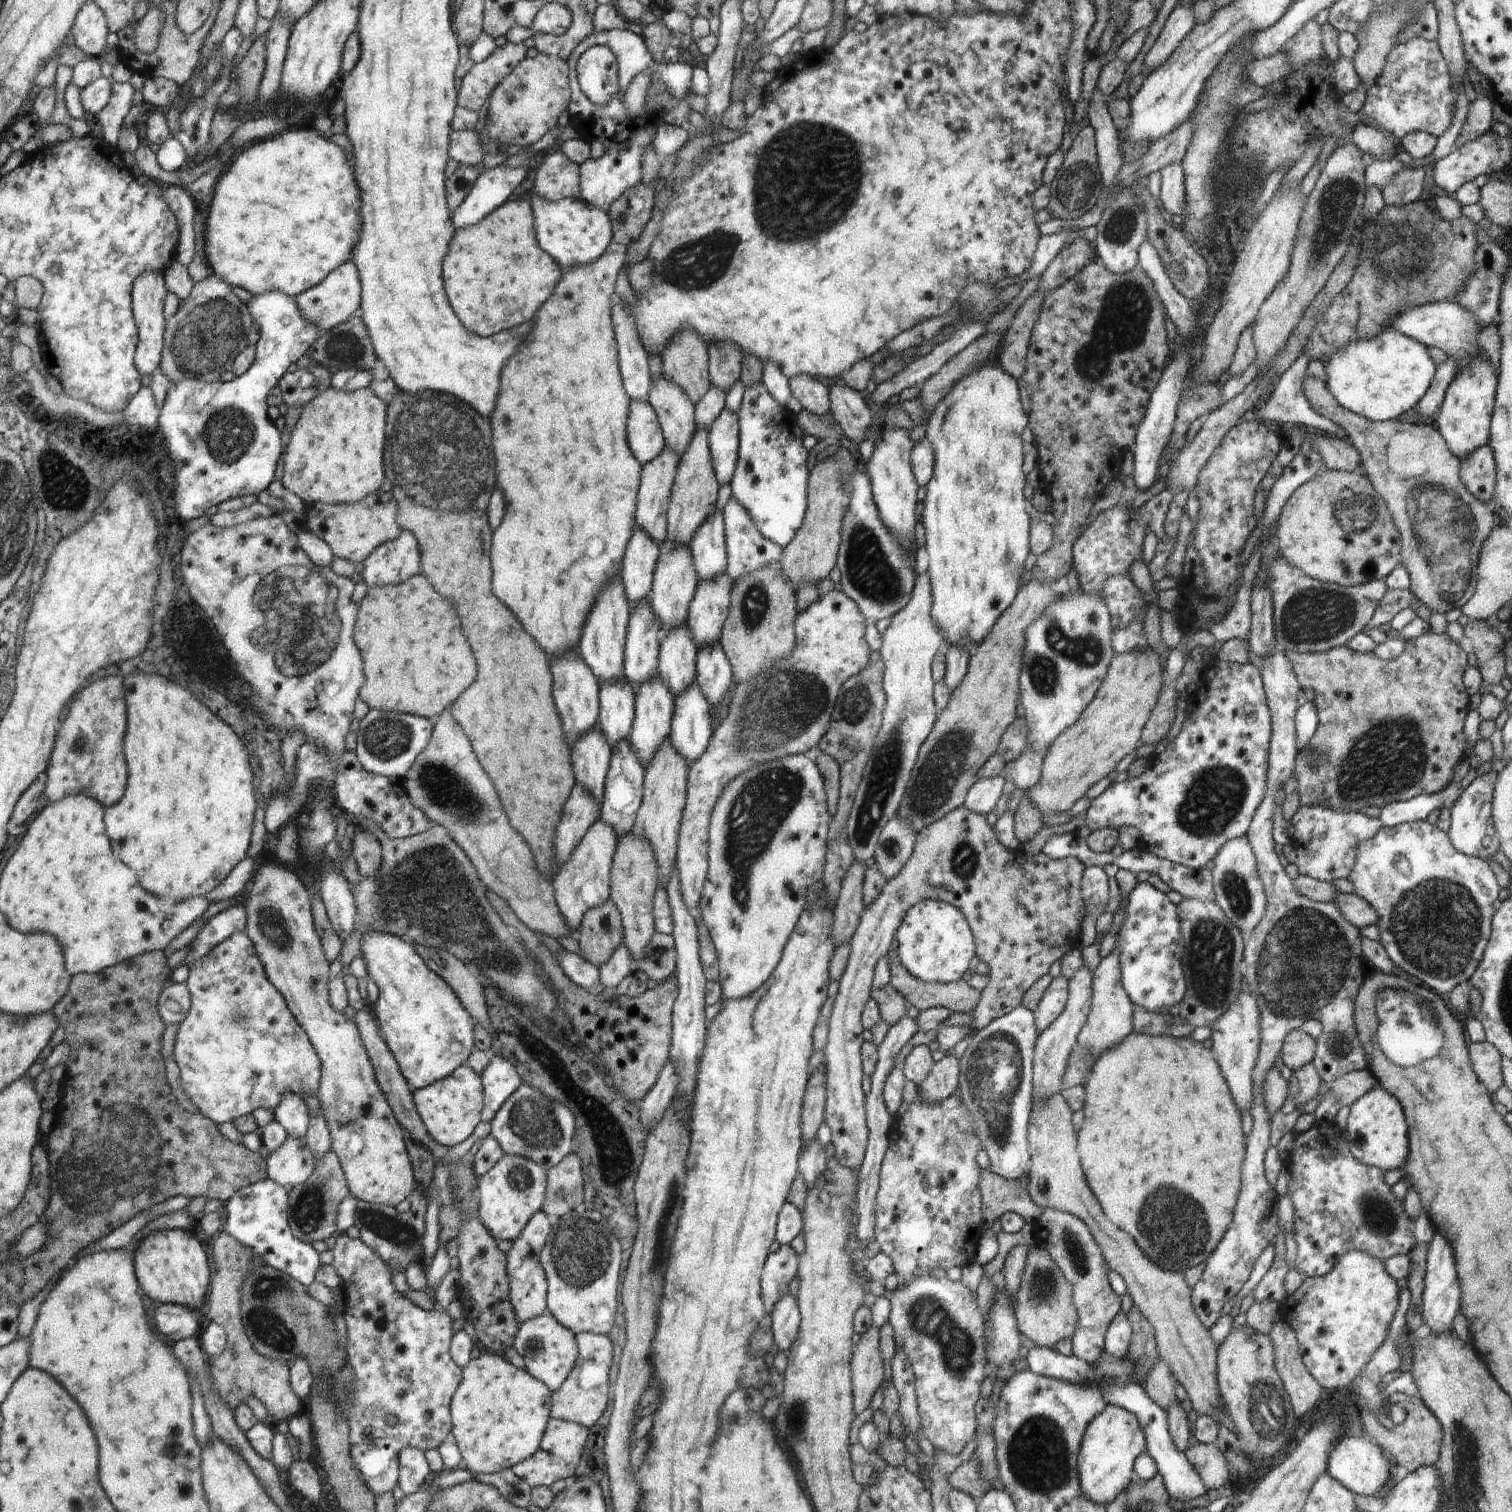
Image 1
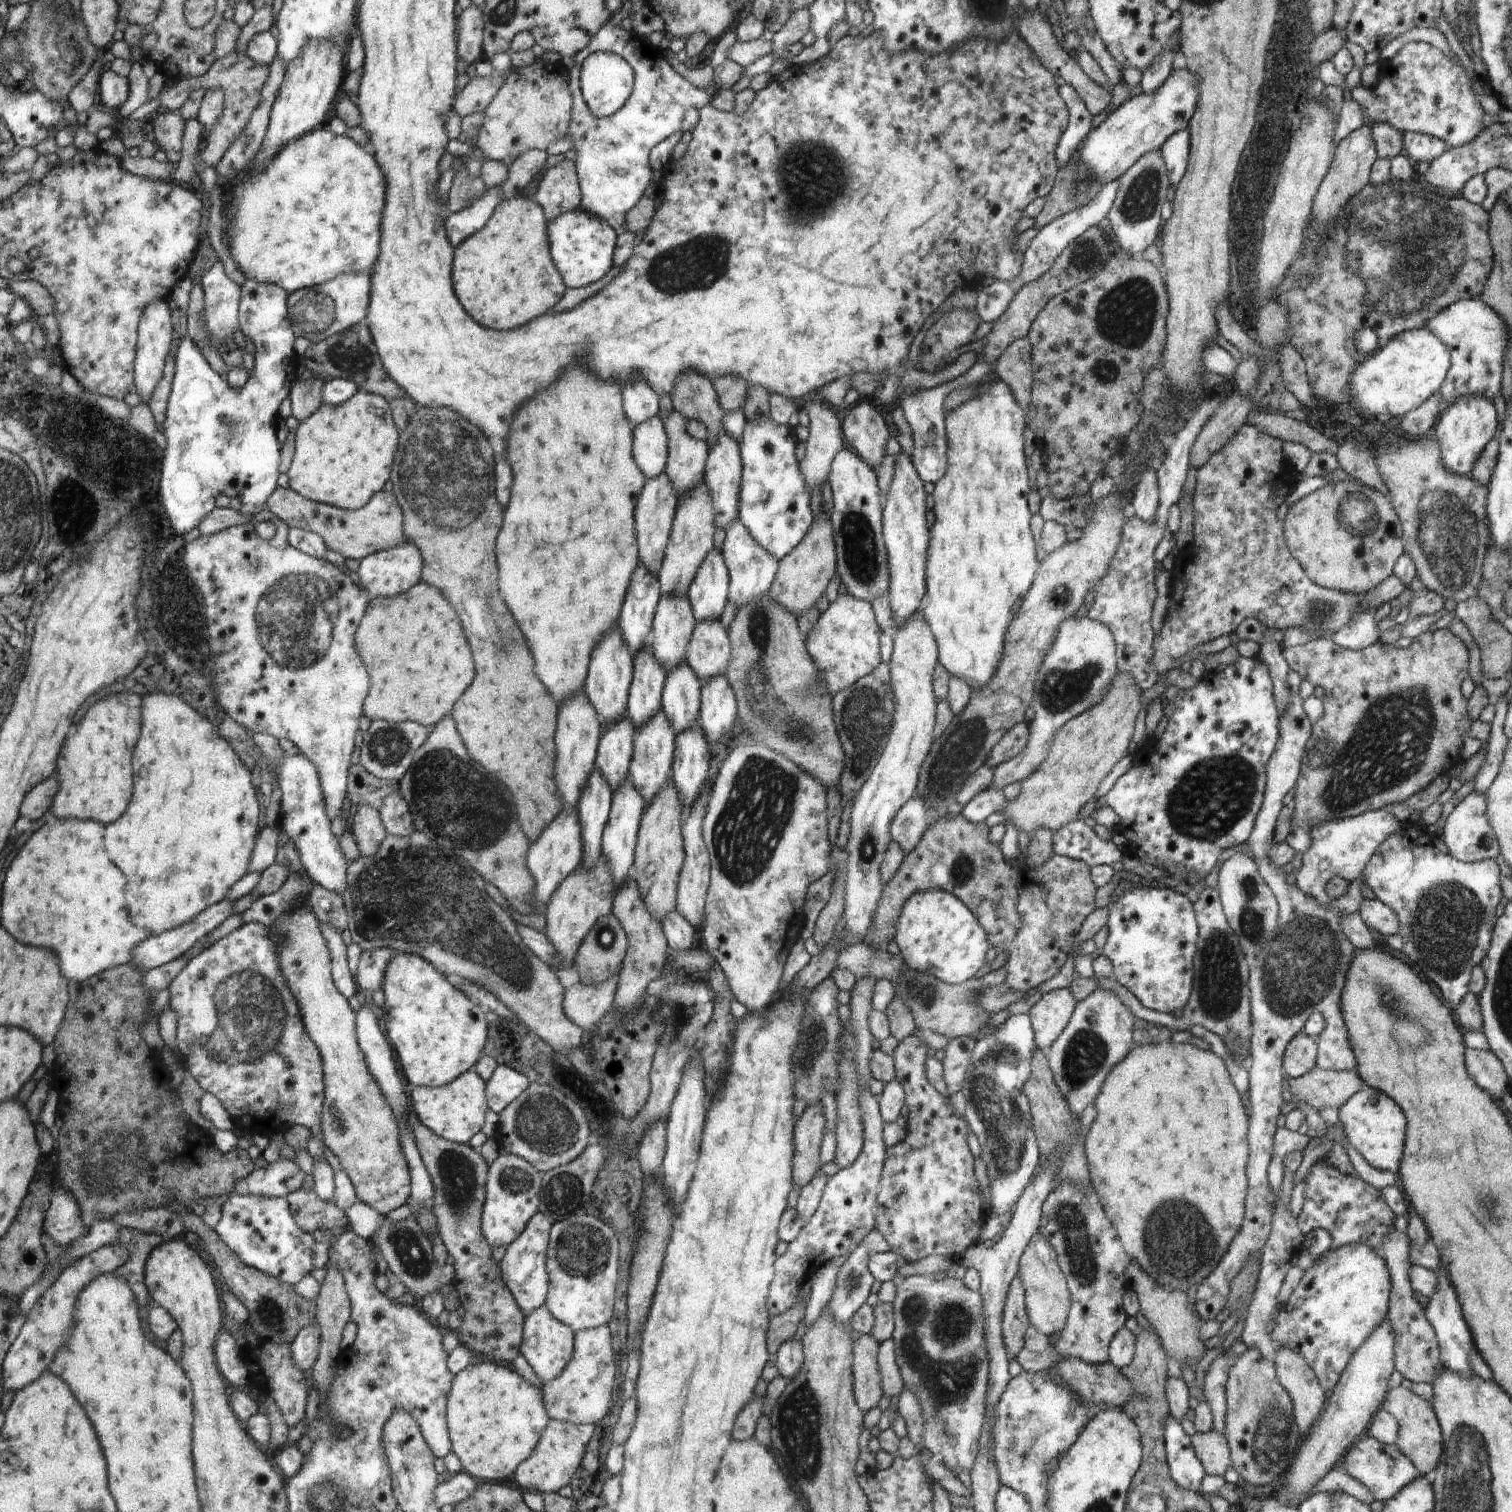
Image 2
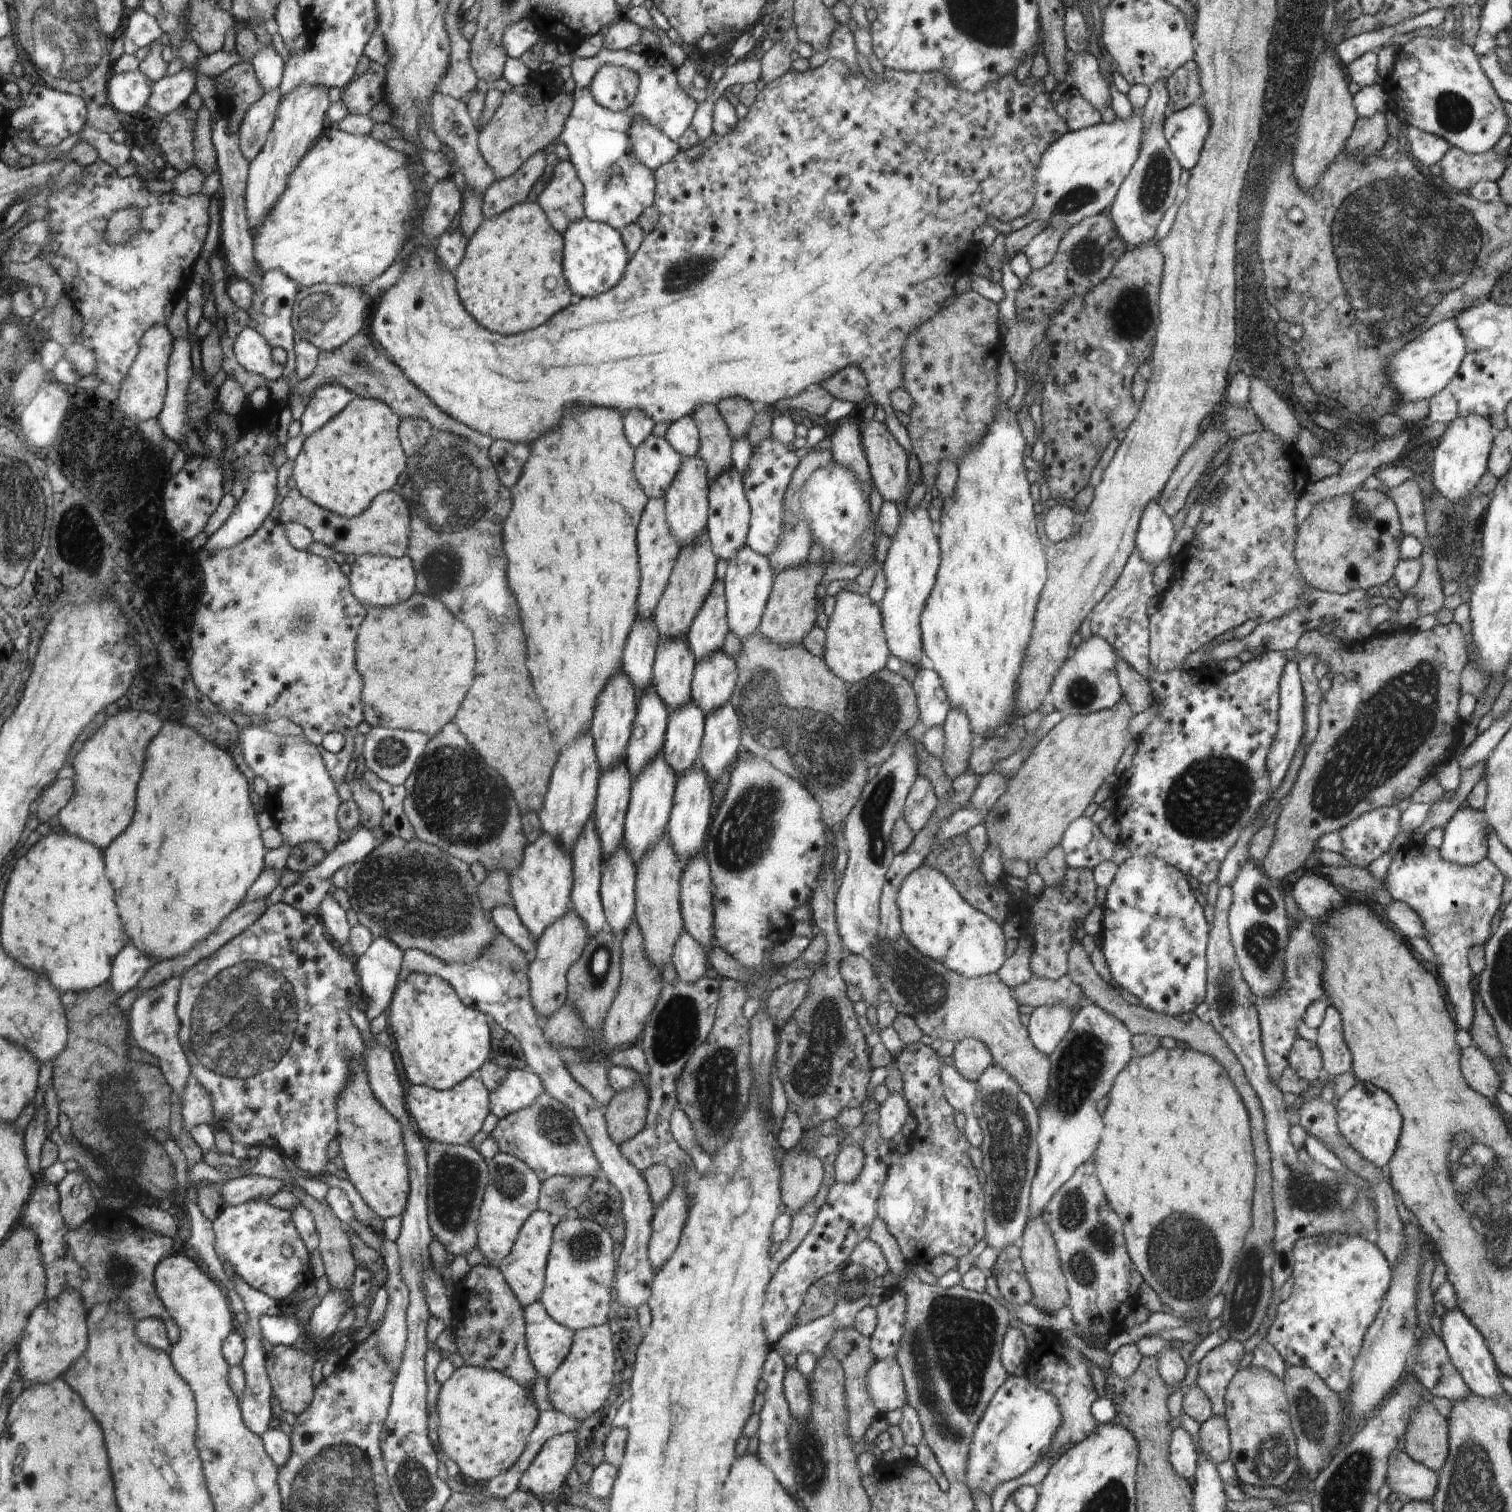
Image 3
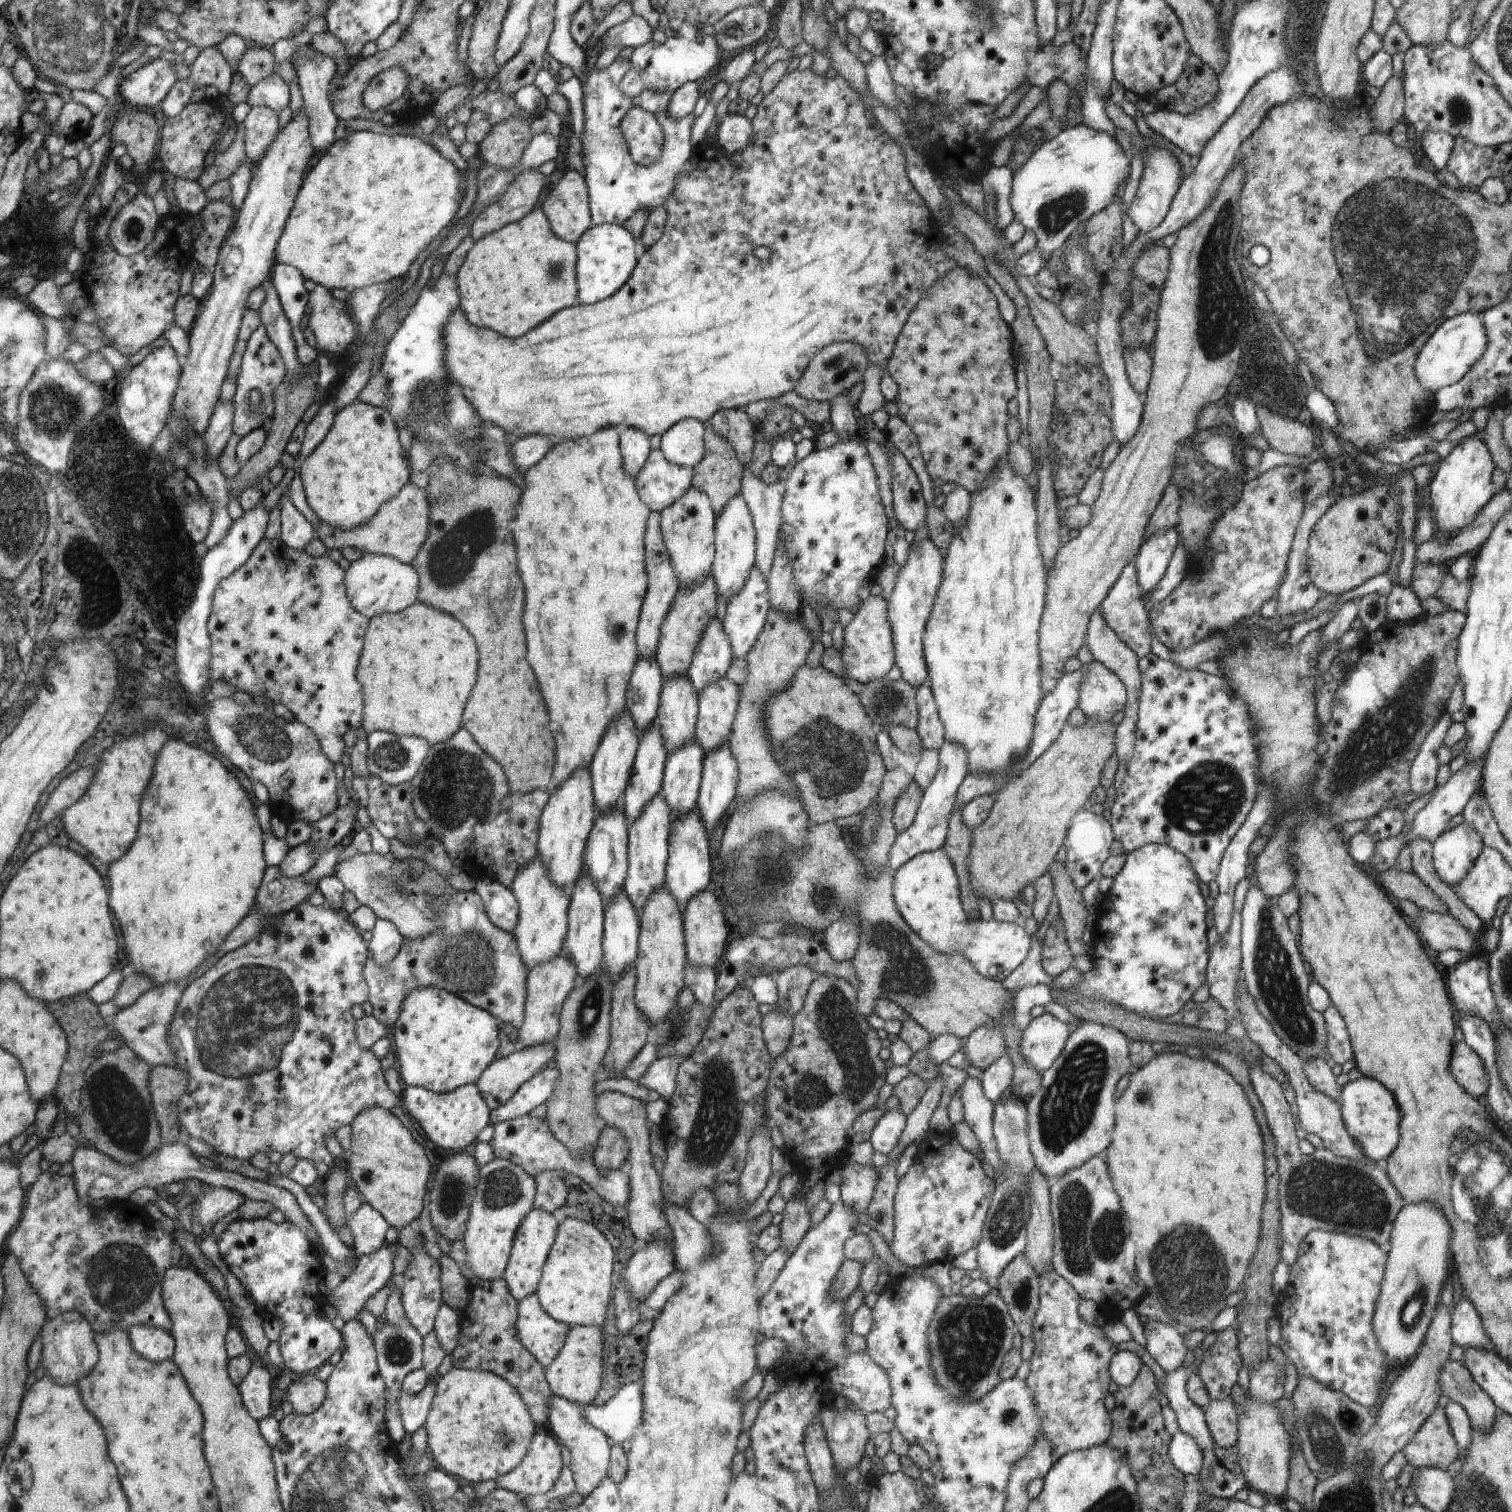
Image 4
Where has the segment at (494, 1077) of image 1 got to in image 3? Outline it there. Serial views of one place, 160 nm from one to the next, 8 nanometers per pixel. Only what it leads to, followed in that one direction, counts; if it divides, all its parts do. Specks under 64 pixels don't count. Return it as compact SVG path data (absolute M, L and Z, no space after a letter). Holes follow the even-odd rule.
M528 1068L509 1070L507 1078L491 1094L494 1120L504 1118L534 1103L544 1090L543 1081Z

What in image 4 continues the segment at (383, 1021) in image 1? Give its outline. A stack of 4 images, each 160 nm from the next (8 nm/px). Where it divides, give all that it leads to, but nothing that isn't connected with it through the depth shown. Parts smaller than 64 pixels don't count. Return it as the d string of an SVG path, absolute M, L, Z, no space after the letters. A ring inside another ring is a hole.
M416 987L404 1000L398 1022L393 1024L402 1080L408 1086L424 1087L435 1093L478 1083L501 1052L499 1026L494 1017L446 989Z

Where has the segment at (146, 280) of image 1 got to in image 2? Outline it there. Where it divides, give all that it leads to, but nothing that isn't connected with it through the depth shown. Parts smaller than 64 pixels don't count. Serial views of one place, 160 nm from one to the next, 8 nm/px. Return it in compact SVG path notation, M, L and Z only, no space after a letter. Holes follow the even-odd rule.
M168 300L151 302L146 307L139 326L139 354L135 366L136 391L139 392L141 398L146 397L144 402L149 402L154 390L158 388L174 342L174 322L172 322L172 312L168 306Z

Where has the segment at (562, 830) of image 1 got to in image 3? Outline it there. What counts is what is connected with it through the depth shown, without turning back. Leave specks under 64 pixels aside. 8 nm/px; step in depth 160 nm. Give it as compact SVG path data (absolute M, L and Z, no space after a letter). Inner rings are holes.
M540 834L533 843L527 843L523 862L519 870L509 876L509 883L513 909L530 934L538 940L546 928L570 911L571 895L574 891L573 858L551 834Z

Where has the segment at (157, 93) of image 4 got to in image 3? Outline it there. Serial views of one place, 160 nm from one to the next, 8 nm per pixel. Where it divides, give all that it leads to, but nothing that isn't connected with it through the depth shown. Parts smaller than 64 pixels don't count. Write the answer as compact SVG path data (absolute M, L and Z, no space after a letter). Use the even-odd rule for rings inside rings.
M141 70L112 75L109 84L111 103L122 112L140 112L148 105L156 83Z

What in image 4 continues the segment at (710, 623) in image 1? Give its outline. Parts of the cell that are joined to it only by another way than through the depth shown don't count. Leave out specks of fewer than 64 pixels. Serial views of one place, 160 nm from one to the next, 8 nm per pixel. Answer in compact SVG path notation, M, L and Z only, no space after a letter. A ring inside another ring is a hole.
M724 675L699 692L699 714L695 739L705 754L730 740L731 728L742 700L741 688Z

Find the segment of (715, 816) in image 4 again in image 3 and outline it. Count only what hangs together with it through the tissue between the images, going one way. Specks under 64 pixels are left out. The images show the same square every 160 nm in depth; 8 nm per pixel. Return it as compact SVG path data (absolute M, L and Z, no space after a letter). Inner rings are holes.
M728 701L706 716L698 764L712 777L713 783L738 757L741 724L738 724L736 713L733 704Z

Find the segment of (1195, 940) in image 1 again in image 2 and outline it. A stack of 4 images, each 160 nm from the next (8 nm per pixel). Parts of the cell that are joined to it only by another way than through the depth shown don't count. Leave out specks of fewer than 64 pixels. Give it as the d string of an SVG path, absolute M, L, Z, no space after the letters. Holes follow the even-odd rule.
M1204 887L1198 899L1193 902L1194 914L1198 925L1196 952L1193 958L1193 989L1188 1002L1182 1009L1182 1016L1174 1017L1169 1012L1160 1012L1146 1008L1127 988L1111 978L1097 978L1092 969L1092 955L1078 955L1074 959L1075 977L1094 978L1098 987L1112 989L1136 1015L1140 1021L1146 1021L1172 1030L1189 1030L1198 1024L1206 1030L1218 1034L1228 1050L1240 1055L1245 1064L1249 1063L1249 1040L1251 1037L1251 1014L1248 979L1251 962L1246 961L1234 934L1225 917L1217 888Z

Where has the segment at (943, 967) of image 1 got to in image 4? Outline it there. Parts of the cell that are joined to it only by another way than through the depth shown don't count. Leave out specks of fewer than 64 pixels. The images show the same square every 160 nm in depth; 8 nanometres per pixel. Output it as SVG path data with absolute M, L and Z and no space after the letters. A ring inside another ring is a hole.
M942 849L917 854L893 873L895 903L898 905L903 919L911 925L911 928L922 940L927 941L939 953L952 956L957 953L963 954L976 969L976 972L983 977L1000 982L1024 962L1031 947L1031 936L1026 934L1022 924L1001 922L994 917L977 927L977 920L968 918L963 909L956 871L948 855Z

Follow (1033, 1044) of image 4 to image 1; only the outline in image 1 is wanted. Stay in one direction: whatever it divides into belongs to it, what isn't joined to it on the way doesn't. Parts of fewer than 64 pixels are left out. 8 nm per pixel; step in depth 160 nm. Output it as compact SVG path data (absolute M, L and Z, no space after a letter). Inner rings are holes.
M1060 974L1052 979L1046 988L1036 1008L1035 1020L1040 1028L1040 1034L1047 1029L1063 1014L1067 1006L1067 998L1070 994L1070 980Z

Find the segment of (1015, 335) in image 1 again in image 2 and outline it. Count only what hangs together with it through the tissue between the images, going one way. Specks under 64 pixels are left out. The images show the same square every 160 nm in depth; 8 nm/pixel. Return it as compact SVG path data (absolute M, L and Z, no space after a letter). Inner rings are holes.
M1026 336L1012 342L998 357L995 366L998 376L1024 408L1031 399L1032 365L1031 342Z

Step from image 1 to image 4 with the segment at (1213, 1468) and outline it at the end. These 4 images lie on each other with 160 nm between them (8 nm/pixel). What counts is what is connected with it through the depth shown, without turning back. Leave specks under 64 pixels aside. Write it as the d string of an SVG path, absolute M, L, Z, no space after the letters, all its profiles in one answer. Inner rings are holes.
M1230 1397L1219 1401L1211 1400L1204 1411L1215 1446L1232 1449L1238 1438L1237 1412L1233 1400Z

